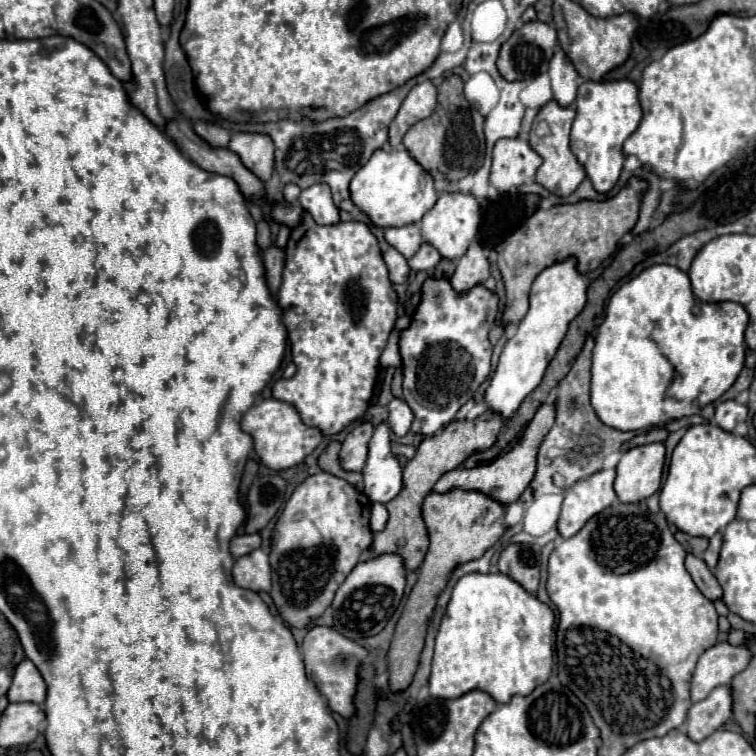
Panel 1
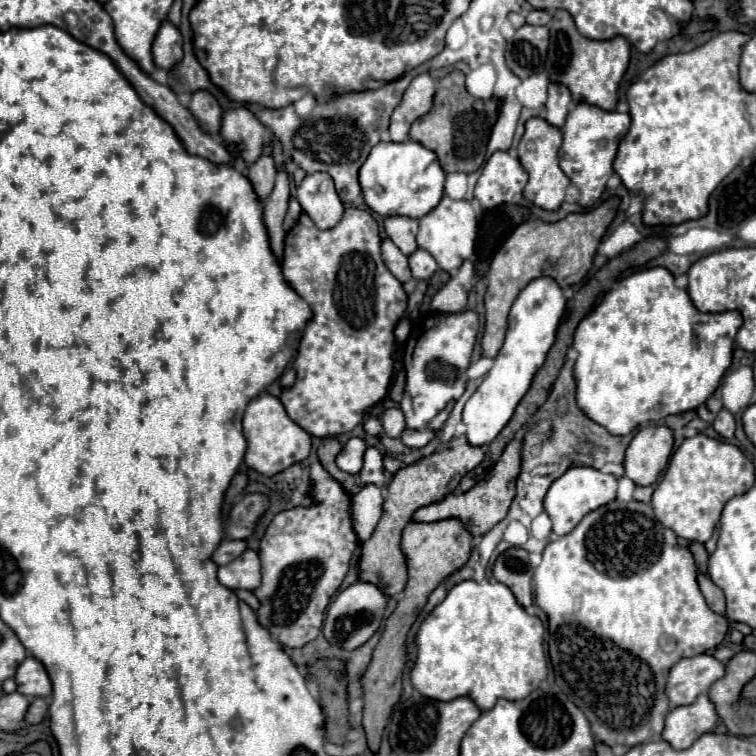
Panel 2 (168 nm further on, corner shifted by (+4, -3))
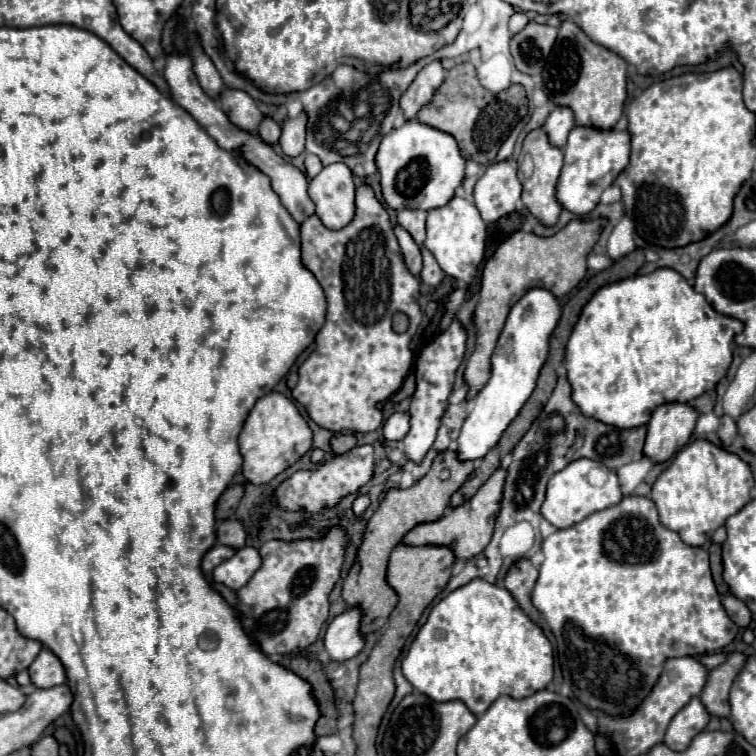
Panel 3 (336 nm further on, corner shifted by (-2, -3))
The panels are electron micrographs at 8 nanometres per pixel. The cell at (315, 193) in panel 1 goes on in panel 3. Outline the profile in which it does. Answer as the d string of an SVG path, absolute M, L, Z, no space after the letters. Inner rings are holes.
M343 162L325 166L309 182L309 196L327 228L343 228L355 216L355 178Z

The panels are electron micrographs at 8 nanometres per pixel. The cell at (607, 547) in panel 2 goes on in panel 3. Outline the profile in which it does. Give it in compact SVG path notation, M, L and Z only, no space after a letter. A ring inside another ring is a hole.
M625 496L619 504L605 508L601 512L595 512L591 516L587 516L585 520L563 528L563 530L555 530L551 536L547 536L543 540L541 546L543 552L543 562L539 568L539 578L535 582L533 588L533 606L541 612L541 616L547 620L553 636L557 638L557 654L559 654L559 662L561 662L561 670L563 670L563 678L569 684L569 688L573 690L573 694L577 696L579 702L583 702L585 706L589 706L591 710L603 710L611 716L619 716L619 714L627 714L631 712L637 704L641 704L641 700L651 692L653 684L657 682L657 676L661 674L661 668L665 664L665 660L669 656L701 656L701 654L709 654L715 650L725 648L739 632L737 624L727 616L723 604L721 604L721 596L715 588L713 576L711 576L711 568L709 568L709 552L705 548L691 548L687 544L681 542L677 532L667 530L659 518L657 518L657 508L653 504L651 498L645 496Z

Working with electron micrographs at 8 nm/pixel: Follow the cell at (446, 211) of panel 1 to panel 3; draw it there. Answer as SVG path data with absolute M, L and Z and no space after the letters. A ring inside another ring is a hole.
M455 196L453 200L449 200L449 204L429 210L425 248L433 252L433 256L441 264L441 270L447 276L461 280L461 282L471 282L485 254L485 238L487 238L487 224L483 222L473 202L461 196Z

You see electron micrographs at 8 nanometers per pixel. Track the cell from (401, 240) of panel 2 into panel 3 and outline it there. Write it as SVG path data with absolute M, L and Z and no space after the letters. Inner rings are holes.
M405 208L405 210L399 210L397 214L397 222L417 240L417 244L423 244L425 240L425 218L427 218L425 210Z

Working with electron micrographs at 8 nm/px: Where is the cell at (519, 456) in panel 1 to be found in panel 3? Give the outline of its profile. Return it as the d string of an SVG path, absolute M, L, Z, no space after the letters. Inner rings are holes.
M499 468L491 474L491 478L477 490L477 494L467 500L465 504L451 508L441 516L441 520L433 524L419 524L413 528L405 538L405 546L447 546L455 554L455 562L467 562L473 556L481 554L483 548L489 544L493 534L493 516L497 516L497 508L501 506L501 488L505 482L505 470Z

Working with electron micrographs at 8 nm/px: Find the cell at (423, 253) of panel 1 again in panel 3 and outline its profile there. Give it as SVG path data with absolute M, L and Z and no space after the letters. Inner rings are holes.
M425 246L421 248L421 252L423 252L423 270L421 270L421 280L423 280L425 284L429 284L429 286L439 286L441 280L443 280L443 270L439 268L435 256L433 256Z

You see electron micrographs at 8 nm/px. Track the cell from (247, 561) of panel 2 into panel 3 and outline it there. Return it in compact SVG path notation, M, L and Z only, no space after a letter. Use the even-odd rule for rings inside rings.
M243 546L241 550L233 554L233 558L221 562L213 570L213 580L225 584L231 590L237 590L237 588L243 588L251 580L257 568L261 568L259 552L251 546Z

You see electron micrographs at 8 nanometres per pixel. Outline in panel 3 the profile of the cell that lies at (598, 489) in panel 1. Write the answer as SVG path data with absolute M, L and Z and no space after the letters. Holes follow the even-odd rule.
M575 460L573 464L565 466L557 476L553 476L547 484L547 496L541 506L541 514L545 520L549 520L555 528L569 528L569 524L575 524L577 520L583 520L589 516L589 512L599 512L609 506L615 506L621 502L621 488L617 474L603 466L602 462L593 460Z

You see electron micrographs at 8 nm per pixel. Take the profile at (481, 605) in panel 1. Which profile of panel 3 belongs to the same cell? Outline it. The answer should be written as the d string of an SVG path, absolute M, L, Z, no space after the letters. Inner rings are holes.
M475 578L433 606L427 622L411 642L401 662L401 670L417 692L435 702L461 700L475 716L479 716L501 694L525 698L543 690L553 680L553 648L543 630L525 616L507 588Z

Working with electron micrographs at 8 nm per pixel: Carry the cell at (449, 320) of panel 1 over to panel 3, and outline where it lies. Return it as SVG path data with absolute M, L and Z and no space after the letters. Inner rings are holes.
M453 320L449 324L449 330L445 330L429 346L425 346L423 352L419 354L419 358L417 358L417 364L415 364L417 390L413 394L411 410L409 410L411 430L401 440L405 456L415 464L423 462L427 450L435 442L435 436L437 436L437 430L439 430L439 424L441 424L441 416L443 416L443 412L447 408L447 398L449 398L453 382L455 382L455 372L457 372L457 368L459 368L459 364L463 360L463 354L465 354L465 342L467 342L465 330L461 328L459 322Z

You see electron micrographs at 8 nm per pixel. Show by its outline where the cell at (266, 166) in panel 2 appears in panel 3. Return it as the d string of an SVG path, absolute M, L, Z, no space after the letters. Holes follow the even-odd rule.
M263 116L261 124L259 124L259 134L261 134L261 138L263 138L265 142L275 144L275 142L279 142L279 136L281 136L281 126L279 126L273 118Z

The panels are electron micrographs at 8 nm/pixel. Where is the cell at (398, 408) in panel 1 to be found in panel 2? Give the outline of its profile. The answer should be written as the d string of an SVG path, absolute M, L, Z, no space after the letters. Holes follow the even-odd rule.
M389 408L383 412L383 432L389 438L399 438L405 428L405 416L399 408Z

